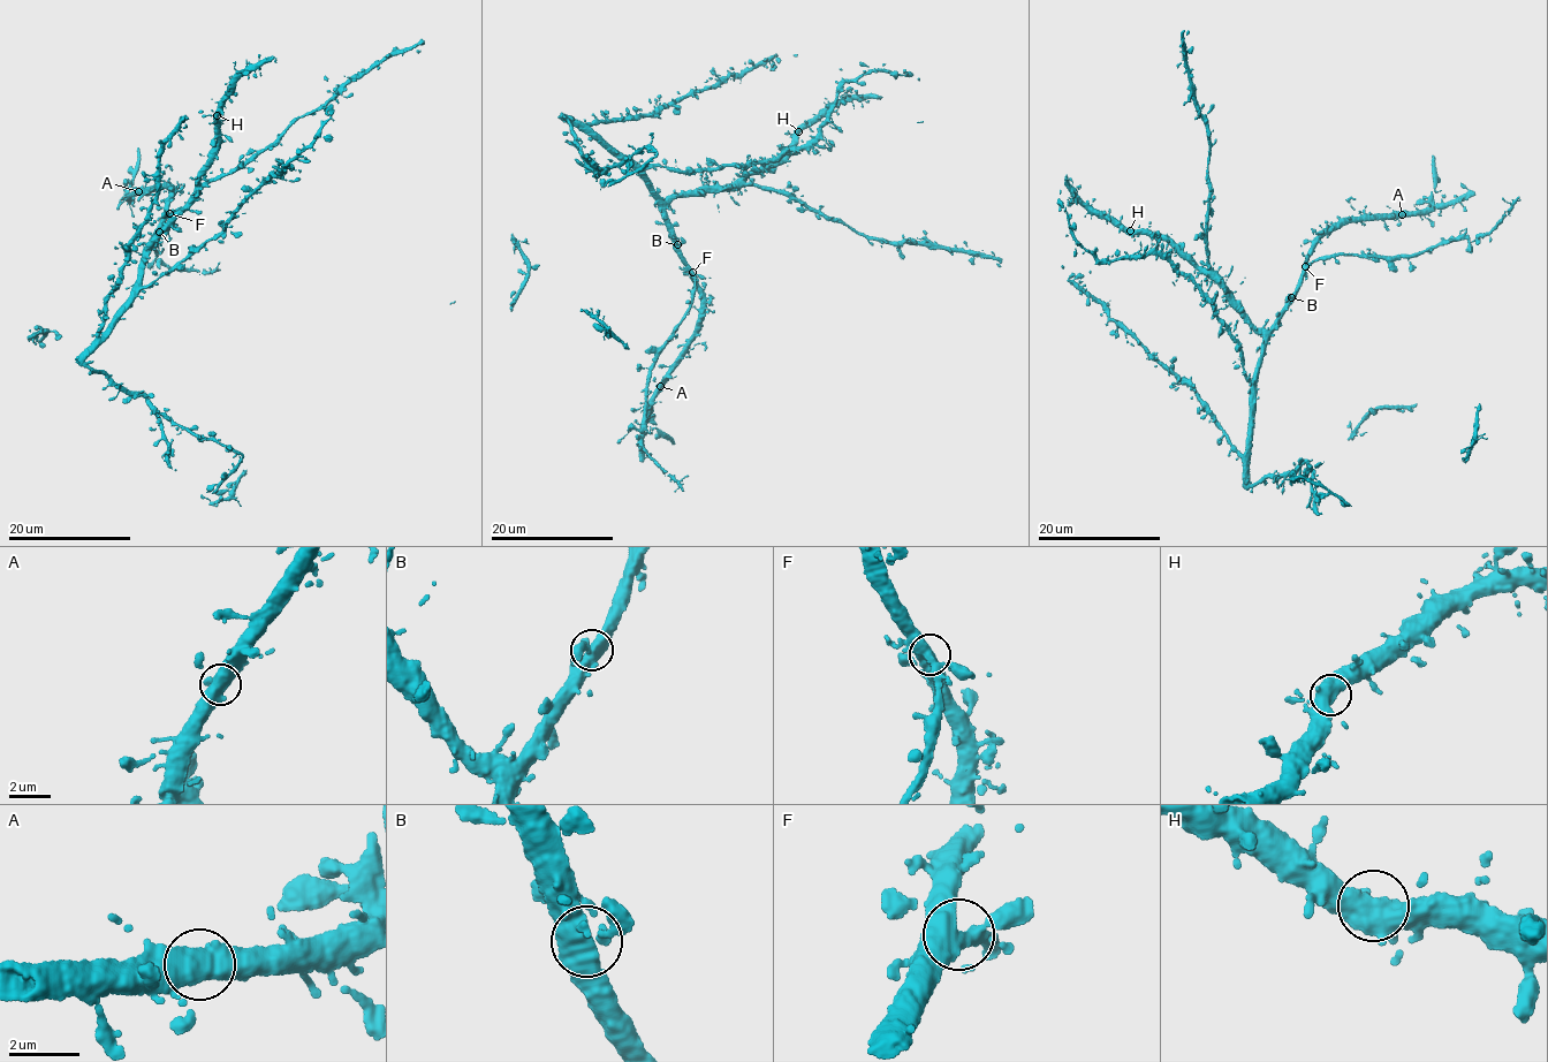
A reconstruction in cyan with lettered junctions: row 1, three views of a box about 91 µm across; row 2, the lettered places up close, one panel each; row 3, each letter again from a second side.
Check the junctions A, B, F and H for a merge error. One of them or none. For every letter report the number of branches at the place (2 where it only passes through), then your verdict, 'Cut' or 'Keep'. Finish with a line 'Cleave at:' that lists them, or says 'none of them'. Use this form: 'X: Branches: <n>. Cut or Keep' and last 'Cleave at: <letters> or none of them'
A: Branches: 4. Keep
B: Branches: 4. Keep
F: Branches: 4. Keep
H: Branches: 4. Keep
Cleave at: none of them

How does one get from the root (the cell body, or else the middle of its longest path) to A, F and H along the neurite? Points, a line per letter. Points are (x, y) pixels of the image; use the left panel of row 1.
A: (109, 336), (119, 308), (131, 295), (143, 251), (173, 192), (159, 187), (148, 194), (137, 191)
F: (109, 336), (116, 312), (134, 290), (144, 248), (162, 217), (169, 213)
H: (109, 336), (119, 308), (131, 295), (149, 248), (188, 209), (217, 142), (217, 115)

